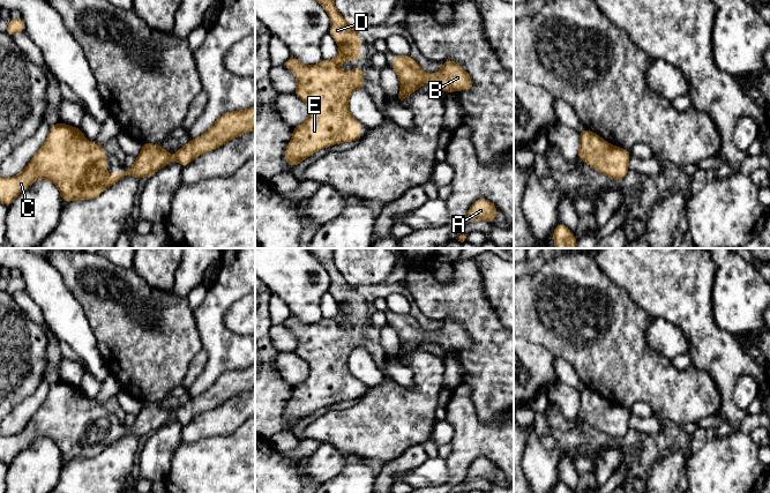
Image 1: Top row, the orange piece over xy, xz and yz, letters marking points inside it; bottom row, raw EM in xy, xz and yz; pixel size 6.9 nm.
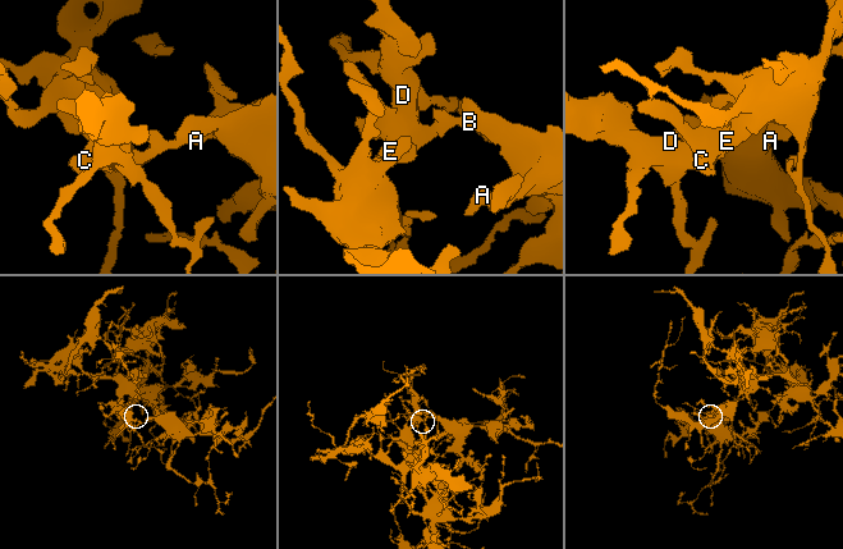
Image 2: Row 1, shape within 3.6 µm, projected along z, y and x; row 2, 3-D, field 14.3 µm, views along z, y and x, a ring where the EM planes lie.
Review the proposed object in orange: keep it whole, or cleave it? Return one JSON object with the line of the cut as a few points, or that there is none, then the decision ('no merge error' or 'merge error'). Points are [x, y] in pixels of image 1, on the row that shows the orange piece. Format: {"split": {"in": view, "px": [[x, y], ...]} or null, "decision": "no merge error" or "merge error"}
{"split": null, "decision": "no merge error"}

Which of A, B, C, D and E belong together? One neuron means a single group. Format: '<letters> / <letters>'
A B C D E

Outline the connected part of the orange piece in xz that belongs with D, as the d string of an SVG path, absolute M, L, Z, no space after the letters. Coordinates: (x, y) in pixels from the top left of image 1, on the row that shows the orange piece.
M317 0L330 17L329 33L336 40L339 52L335 59L323 59L320 64L313 66L305 66L298 59L290 57L284 66L296 76L297 88L294 95L304 100L309 107L309 118L298 127L293 128L293 134L290 143L285 150L285 160L294 167L301 160L308 158L320 149L351 141L359 141L361 139L361 122L353 118L349 111L349 99L356 89L364 88L364 73L358 67L352 67L350 74L345 74L342 68L342 62L349 60L353 62L361 57L361 37L350 22L347 22L341 13L336 9L334 0Z

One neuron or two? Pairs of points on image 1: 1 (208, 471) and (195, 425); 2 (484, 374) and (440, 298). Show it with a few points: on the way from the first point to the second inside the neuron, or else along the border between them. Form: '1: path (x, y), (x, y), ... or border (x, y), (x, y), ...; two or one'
1: border (225, 434), (182, 442); two
2: path (484, 353), (484, 334), (461, 311); one

